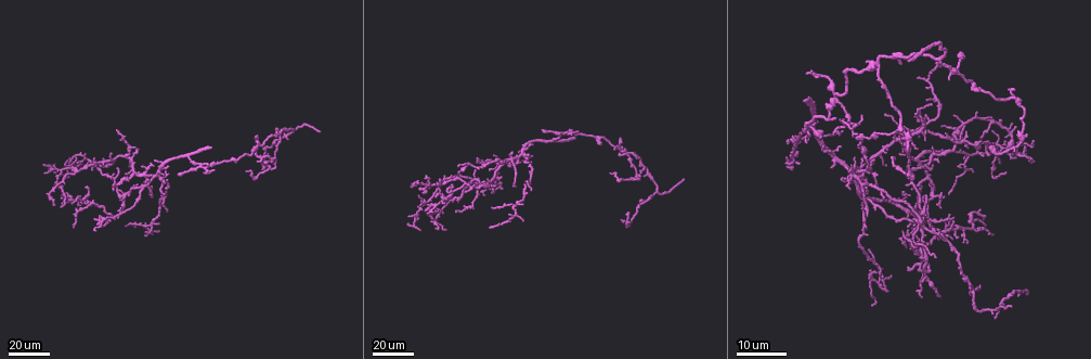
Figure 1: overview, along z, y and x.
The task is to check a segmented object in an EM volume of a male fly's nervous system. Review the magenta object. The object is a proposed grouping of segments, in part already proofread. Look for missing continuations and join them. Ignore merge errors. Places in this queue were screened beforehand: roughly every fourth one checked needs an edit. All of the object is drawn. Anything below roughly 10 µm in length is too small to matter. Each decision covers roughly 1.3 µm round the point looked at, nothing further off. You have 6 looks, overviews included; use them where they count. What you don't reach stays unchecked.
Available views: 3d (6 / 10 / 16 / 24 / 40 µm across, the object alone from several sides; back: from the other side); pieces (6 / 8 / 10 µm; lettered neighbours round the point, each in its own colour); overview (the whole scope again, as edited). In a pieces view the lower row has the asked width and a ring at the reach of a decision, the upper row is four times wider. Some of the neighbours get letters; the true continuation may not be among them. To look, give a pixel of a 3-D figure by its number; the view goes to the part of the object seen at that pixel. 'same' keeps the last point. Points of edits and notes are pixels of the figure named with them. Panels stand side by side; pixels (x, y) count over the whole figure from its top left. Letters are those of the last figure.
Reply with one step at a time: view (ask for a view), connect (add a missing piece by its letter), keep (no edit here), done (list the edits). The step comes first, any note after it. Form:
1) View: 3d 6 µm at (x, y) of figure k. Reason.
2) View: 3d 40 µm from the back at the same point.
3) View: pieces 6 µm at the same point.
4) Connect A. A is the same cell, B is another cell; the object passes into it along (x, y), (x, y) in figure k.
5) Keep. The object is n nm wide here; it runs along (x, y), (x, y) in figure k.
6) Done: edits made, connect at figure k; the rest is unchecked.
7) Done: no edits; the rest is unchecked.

View: 3d 24 µm at (926, 197) of figure 1. Long arm stops here.

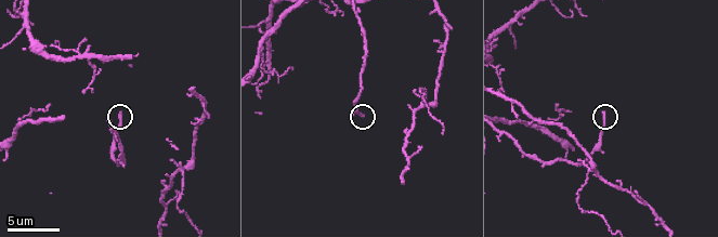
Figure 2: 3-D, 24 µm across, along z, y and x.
View: pieces 8 µm at (122, 111) of figure 2. What lies round it.

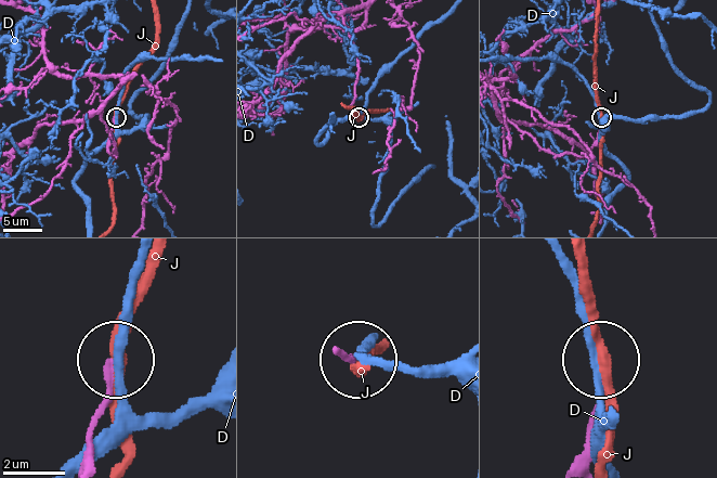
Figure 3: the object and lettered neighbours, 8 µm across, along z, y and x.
Keep. The object is 200 nm wide here; D and J are other cells; no lettered piece goes on from it.

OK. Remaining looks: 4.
View: 3d 40 µm at (627, 211) of figure 1. An open end.

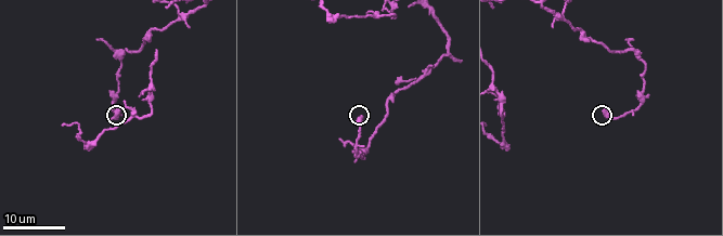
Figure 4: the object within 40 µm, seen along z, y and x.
View: pieces 10 µm at (119, 111) of figure 4.

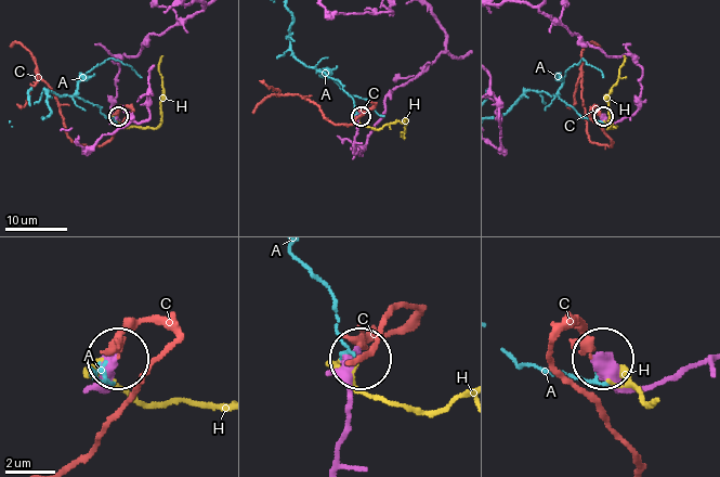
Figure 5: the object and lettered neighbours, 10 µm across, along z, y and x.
Keep. A, C and H are other cells; no lettered piece goes on from it.

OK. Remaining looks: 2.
View: 3d 40 µm at (909, 61) of figure 1. Long arm stops here.

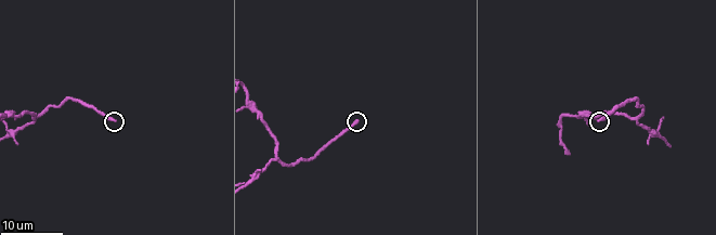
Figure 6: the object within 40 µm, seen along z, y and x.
View: pieces 6 µm at (114, 118) of figure 6. See the neighbours.

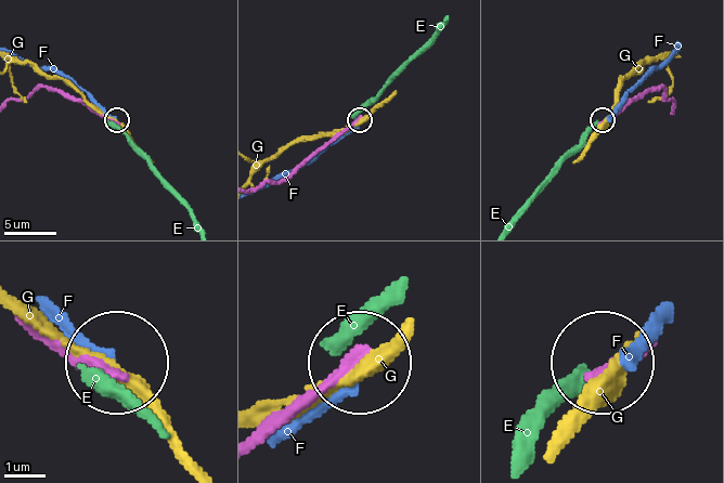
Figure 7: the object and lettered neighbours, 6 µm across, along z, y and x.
Keep. E, F and G are other cells; it runs along (59, 348), (107, 362) in figure 7; none of them fits.

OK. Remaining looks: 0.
Done: no edits; the rest is unchecked.

